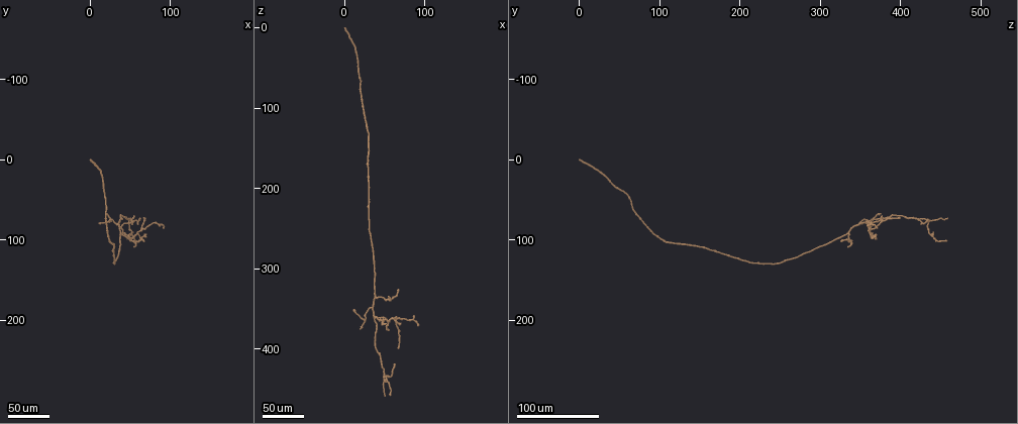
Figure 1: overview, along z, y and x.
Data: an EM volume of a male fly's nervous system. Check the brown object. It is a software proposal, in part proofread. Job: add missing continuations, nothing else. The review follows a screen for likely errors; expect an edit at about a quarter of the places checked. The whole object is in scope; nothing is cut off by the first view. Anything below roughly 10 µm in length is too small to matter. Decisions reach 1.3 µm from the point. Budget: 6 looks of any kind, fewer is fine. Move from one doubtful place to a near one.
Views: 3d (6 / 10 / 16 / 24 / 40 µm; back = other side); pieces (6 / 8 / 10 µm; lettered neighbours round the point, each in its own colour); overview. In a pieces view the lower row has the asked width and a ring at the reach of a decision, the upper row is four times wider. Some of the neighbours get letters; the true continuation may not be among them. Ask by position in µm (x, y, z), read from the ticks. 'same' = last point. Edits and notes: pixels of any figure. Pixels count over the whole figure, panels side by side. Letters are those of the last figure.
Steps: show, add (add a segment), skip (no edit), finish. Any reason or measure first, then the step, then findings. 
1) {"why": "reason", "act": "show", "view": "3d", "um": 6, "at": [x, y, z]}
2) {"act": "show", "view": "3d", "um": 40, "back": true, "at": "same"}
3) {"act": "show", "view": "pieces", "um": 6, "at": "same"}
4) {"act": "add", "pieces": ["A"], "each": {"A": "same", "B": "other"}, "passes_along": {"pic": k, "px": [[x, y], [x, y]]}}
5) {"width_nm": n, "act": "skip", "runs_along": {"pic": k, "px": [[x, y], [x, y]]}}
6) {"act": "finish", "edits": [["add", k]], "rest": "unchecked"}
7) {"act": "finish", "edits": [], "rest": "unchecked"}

{"why": "end of a long branch", "act": "show", "view": "3d", "um": 40, "at": [0, 0, 2]}

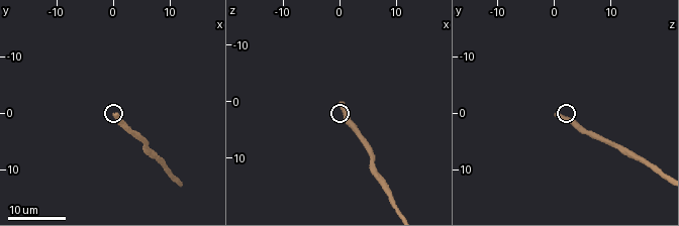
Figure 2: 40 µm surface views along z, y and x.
{"why": "what lies round it", "act": "show", "view": "pieces", "um": 8, "at": [0.0, 0.5, 0.5]}

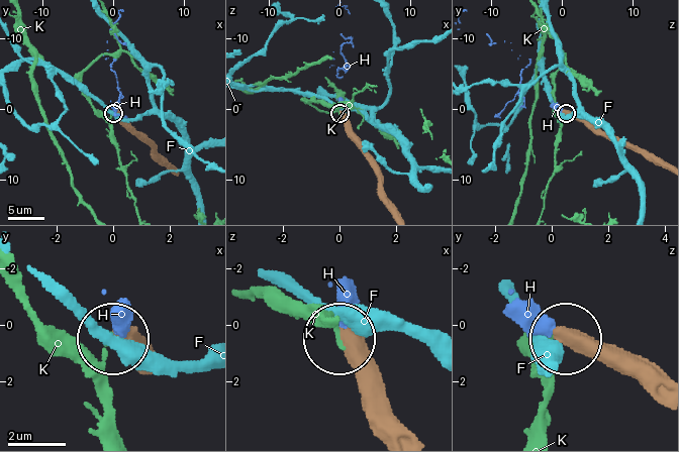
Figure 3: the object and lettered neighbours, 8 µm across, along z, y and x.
{"width_nm": 470, "act": "add", "pieces": ["H"], "each": {"F": "other", "H": "same", "K": "other"}, "found": "it goes on there"}

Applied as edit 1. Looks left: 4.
{"why": "long arm stops here", "act": "show", "view": "3d", "um": 24, "at": [52, 72, 456]}

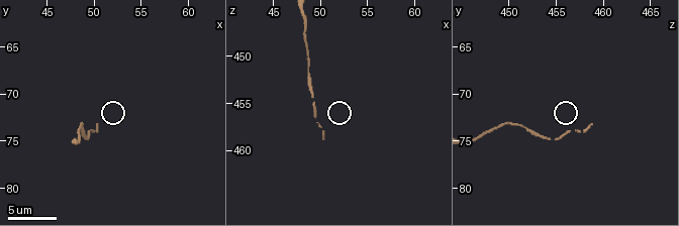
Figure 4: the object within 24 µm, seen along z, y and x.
{"act": "show", "view": "3d", "um": 6, "at": [50.2, 73.6, 458.8]}

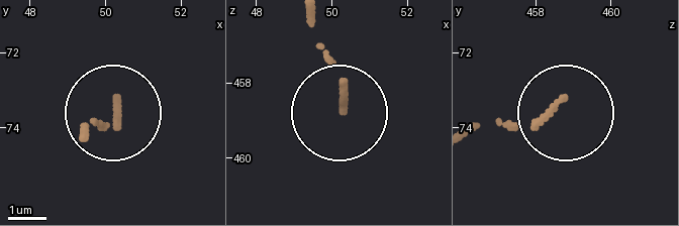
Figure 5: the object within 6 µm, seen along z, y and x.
{"act": "show", "view": "pieces", "um": 6, "at": [50.35, 73.30, 458.60]}

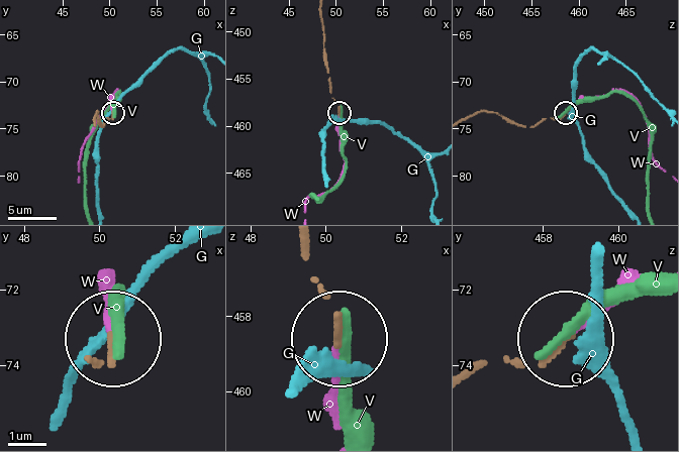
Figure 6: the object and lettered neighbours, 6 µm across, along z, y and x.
{"act": "add", "pieces": ["W"], "each": {"G": "other", "V": "other", "W": "same"}, "passes_along": {"pic": 6, "px": [[96, 364], [106, 361], [106, 310]]}, "found": "it goes on there"}

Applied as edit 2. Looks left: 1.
{"act": "finish", "edits": [["add", 3], ["add", 6]], "rest": "unchecked"}

